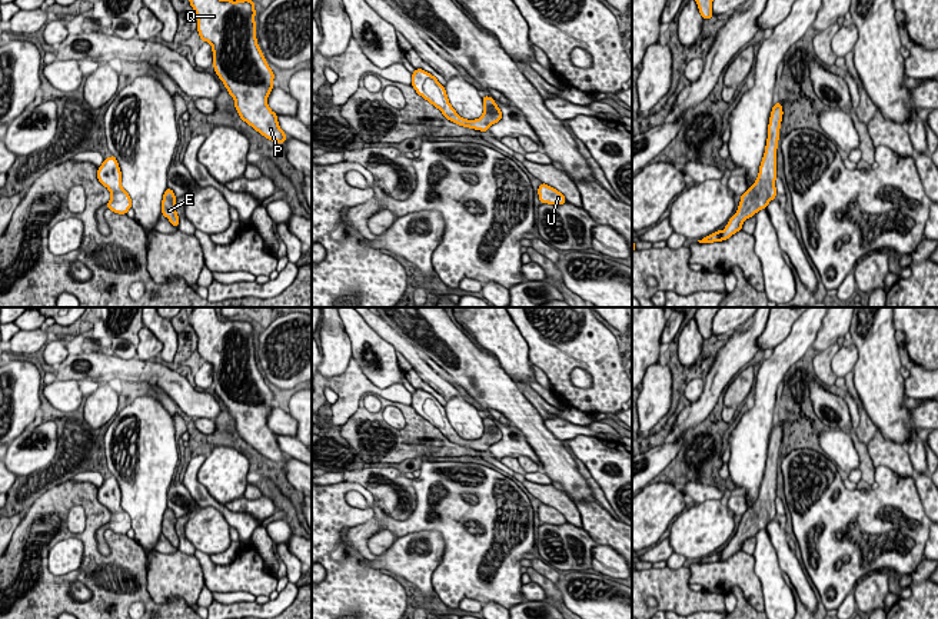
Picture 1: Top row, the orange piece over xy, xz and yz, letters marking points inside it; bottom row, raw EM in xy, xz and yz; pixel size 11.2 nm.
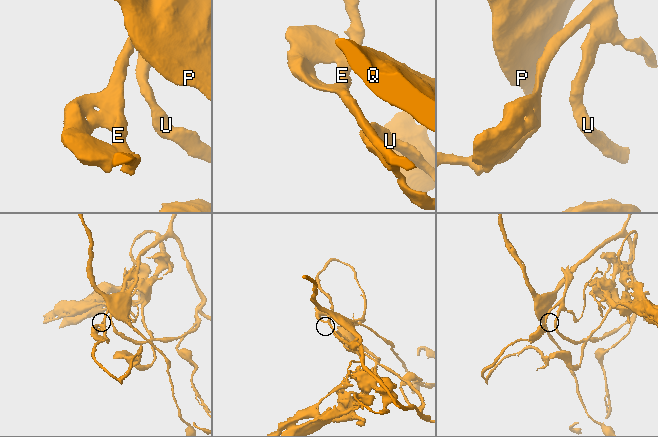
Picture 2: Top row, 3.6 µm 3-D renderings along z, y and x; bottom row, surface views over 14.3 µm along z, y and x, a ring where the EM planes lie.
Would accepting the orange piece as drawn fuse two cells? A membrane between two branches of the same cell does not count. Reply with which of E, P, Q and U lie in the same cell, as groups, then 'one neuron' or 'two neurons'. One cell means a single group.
E P Q U | one neuron

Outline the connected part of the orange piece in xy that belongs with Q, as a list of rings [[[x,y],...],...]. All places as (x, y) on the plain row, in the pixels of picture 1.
[[[193,307],[189,322],[197,336],[199,356],[202,362],[212,365],[214,392],[234,419],[234,427],[240,439],[266,459],[285,463],[287,456],[279,447],[277,435],[267,426],[267,416],[273,409],[275,395],[257,366],[255,323],[249,319],[237,322],[219,319],[214,307]]]

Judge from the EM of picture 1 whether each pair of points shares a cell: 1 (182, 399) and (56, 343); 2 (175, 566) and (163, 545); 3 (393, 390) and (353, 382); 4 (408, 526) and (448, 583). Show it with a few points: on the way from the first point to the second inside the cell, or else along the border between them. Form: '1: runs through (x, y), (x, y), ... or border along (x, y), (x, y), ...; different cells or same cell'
1: border along (69, 355), (55, 369); different cells
2: border along (178, 549), (170, 553), (156, 552); different cells
3: runs through (383, 392), (363, 386); same cell
4: runs through (431, 525), (439, 525), (452, 538), (452, 561); same cell

